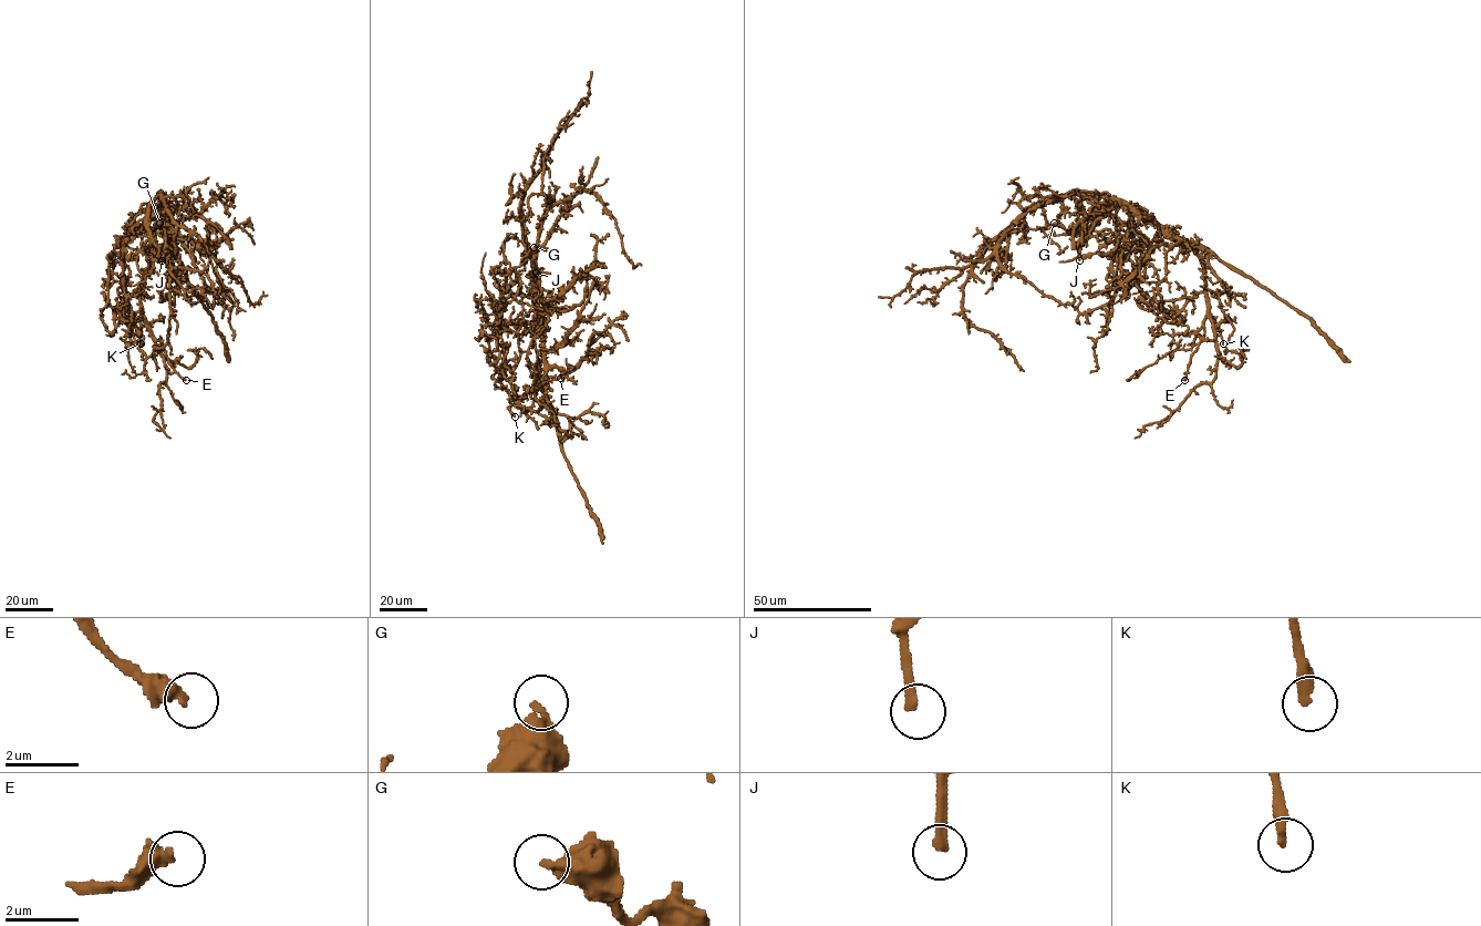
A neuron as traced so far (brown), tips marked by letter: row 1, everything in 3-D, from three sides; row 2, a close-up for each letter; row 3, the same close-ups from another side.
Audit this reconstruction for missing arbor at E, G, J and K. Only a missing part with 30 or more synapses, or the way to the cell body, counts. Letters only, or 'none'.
none

